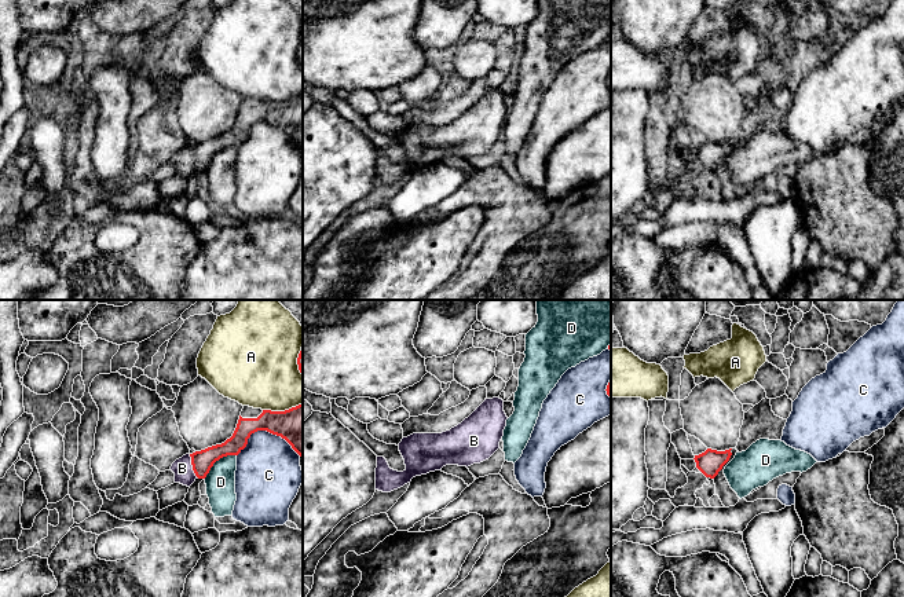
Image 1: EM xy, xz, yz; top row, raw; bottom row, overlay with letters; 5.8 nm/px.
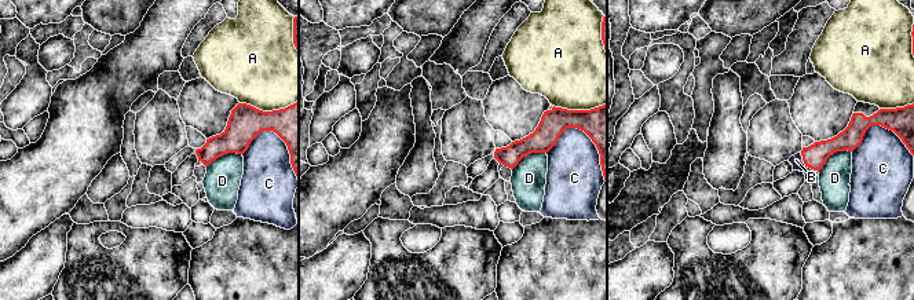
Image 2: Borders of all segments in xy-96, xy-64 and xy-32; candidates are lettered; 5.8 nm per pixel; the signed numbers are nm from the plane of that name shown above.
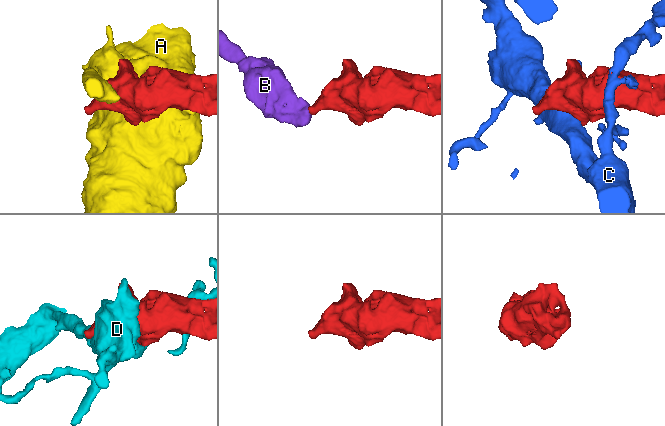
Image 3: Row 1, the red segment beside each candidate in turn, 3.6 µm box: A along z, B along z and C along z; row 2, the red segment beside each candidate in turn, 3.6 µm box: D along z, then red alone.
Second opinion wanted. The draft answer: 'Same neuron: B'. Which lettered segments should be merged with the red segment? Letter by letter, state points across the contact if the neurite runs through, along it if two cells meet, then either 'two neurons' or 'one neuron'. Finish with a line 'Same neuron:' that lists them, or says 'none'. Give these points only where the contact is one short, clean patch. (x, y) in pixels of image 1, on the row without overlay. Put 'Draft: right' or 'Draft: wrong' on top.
Draft: right
A: two neurons
B: runs through xy (202, 153), (191, 156), (182, 160); one neuron
C: two neurons
D: two neurons
Same neuron: B

